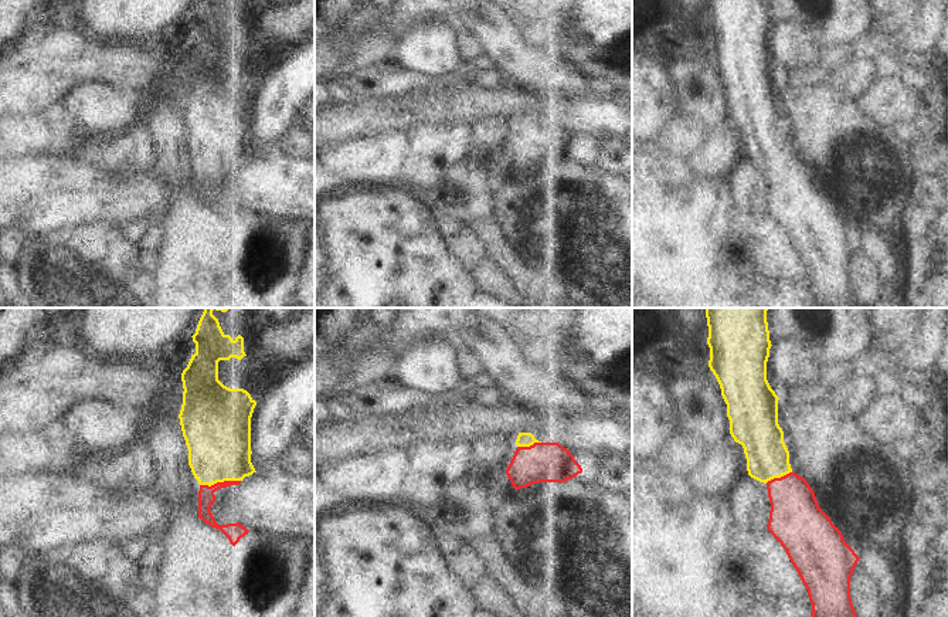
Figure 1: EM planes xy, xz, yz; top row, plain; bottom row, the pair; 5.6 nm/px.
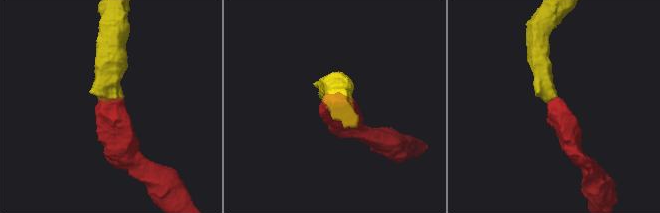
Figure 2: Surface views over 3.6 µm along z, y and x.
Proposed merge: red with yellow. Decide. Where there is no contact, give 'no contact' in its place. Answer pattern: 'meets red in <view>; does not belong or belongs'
meets red in xy; belongs

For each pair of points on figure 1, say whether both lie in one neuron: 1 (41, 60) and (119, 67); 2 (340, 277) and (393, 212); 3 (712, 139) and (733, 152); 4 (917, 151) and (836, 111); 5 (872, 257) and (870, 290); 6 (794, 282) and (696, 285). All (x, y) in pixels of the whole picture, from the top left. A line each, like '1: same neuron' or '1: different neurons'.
1: same neuron
2: same neuron
3: same neuron
4: same neuron
5: same neuron
6: same neuron

